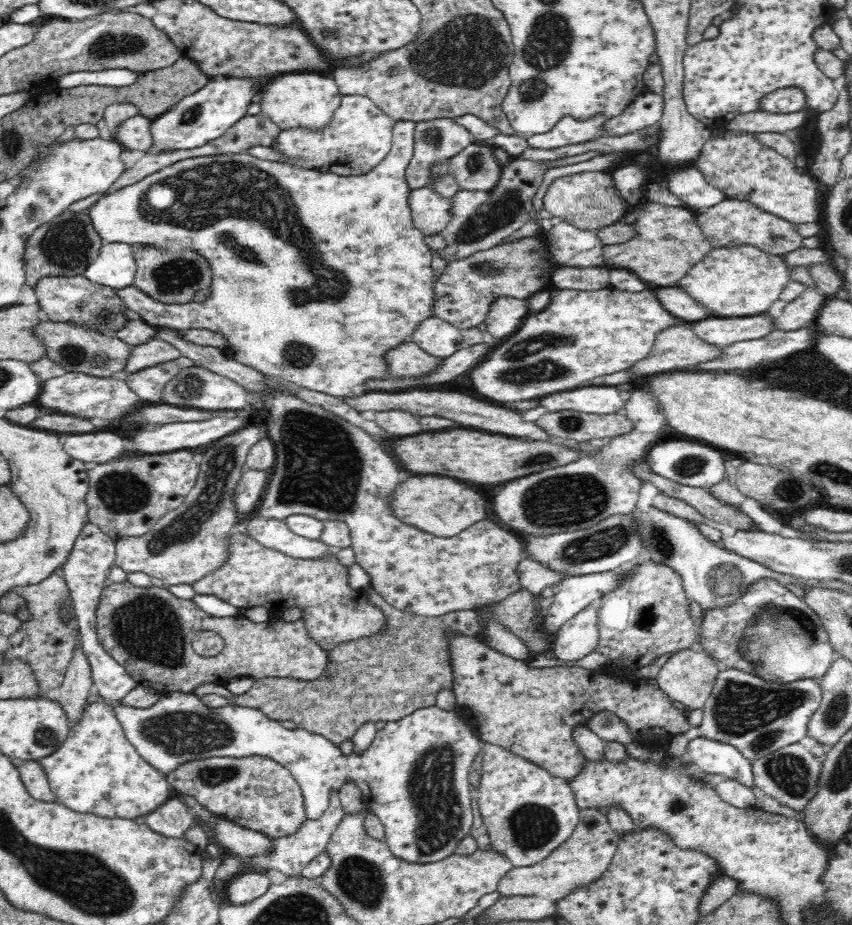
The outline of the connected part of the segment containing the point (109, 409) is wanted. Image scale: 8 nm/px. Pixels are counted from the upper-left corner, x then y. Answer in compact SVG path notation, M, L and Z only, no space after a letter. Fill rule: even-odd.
M67 372L62 376L43 381L43 387L37 396L37 404L44 411L88 418L98 422L100 426L106 426L104 423L118 424L118 420L132 415L132 412L143 403L144 401L128 386L126 380L88 376L83 372Z

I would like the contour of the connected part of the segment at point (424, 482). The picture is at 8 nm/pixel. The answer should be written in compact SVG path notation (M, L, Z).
M411 474L398 485L398 490L394 492L392 507L394 507L394 513L400 521L446 540L452 536L460 535L460 532L488 519L484 496L480 496L470 486L464 486L462 482L452 480L452 478L444 478L444 476Z

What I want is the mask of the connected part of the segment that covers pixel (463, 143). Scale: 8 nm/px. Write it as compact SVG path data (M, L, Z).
M443 118L416 122L414 128L414 143L413 158L405 170L406 184L410 187L410 190L426 187L428 174L430 174L428 168L430 168L430 166L454 157L464 150L464 148L467 148L473 143L477 143L477 140L473 138L472 134L470 134L466 128L458 124L455 119Z

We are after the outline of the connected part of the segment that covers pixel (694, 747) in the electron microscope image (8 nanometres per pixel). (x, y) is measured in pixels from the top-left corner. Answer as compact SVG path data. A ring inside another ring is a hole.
M696 736L689 742L685 756L708 775L721 774L750 788L755 784L751 760L727 742Z

